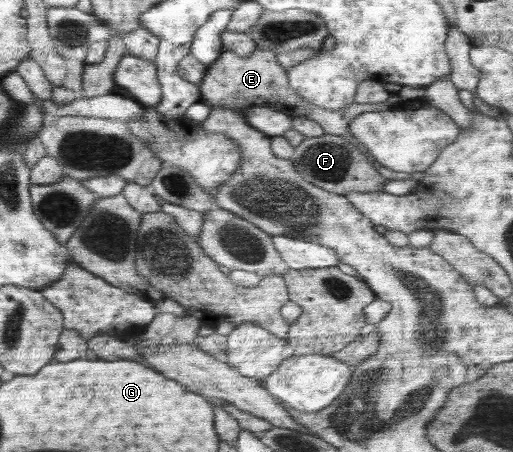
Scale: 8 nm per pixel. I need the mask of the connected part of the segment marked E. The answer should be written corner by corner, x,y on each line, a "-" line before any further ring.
256,46
254,51
246,57
240,57
230,50
222,50
218,59
208,66
207,72
198,84
198,88
201,93
200,100
211,106
227,106
228,104
234,104
235,106
247,105
248,108
252,106
268,106
274,110
286,113
291,118
307,117
319,123
326,134
342,136
348,142
354,144
360,152
366,155
366,158
369,159
372,166
378,171
378,174
382,175
387,181
411,179
410,173
392,171
392,169
377,163
370,151
368,151
368,148
362,145
349,131
350,122
357,115
368,113
369,111
386,111
398,106
402,103
402,98
399,94
392,94
384,103
352,103
337,110
324,109
324,107
314,105
307,99
300,97
289,84
287,70
278,63
276,54
260,46

